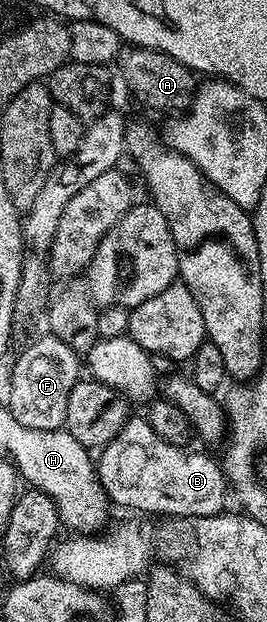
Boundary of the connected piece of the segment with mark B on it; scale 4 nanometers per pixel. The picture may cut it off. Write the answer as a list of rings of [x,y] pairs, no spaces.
[[[129,417],[126,426],[99,451],[96,465],[100,485],[113,505],[138,510],[140,514],[150,512],[169,518],[219,515],[228,495],[221,463],[200,452],[184,451],[158,437],[145,417]]]

